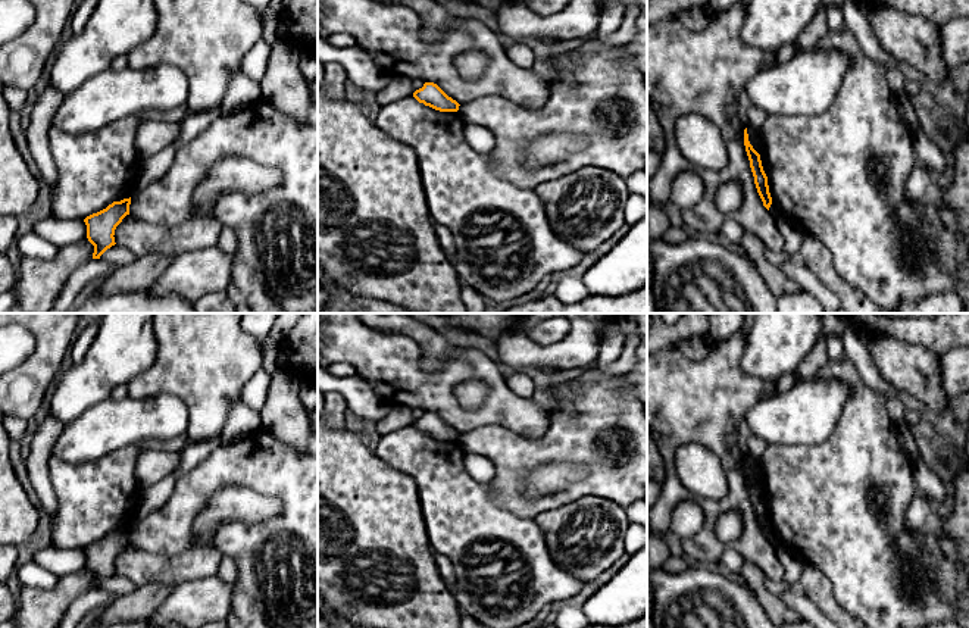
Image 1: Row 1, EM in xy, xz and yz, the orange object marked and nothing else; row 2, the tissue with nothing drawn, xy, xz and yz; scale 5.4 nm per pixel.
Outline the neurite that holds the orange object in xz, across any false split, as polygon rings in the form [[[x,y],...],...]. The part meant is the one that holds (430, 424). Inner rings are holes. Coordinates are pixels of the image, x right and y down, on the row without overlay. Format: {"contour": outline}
{"contour": [[[425,412],[422,418],[413,422],[413,427],[440,441],[457,441],[459,432],[448,427],[437,413]]]}

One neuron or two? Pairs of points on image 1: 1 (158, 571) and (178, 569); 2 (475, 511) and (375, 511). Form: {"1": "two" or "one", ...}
{"1": "one", "2": "two"}

